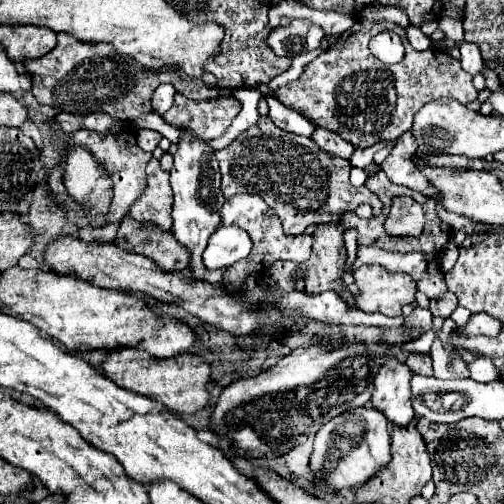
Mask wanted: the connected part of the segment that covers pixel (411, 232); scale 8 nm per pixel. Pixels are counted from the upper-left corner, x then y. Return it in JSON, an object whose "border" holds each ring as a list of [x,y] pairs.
{"border":[[[409,196],[393,198],[391,212],[385,220],[385,230],[391,236],[419,236],[423,230],[423,206]]]}

